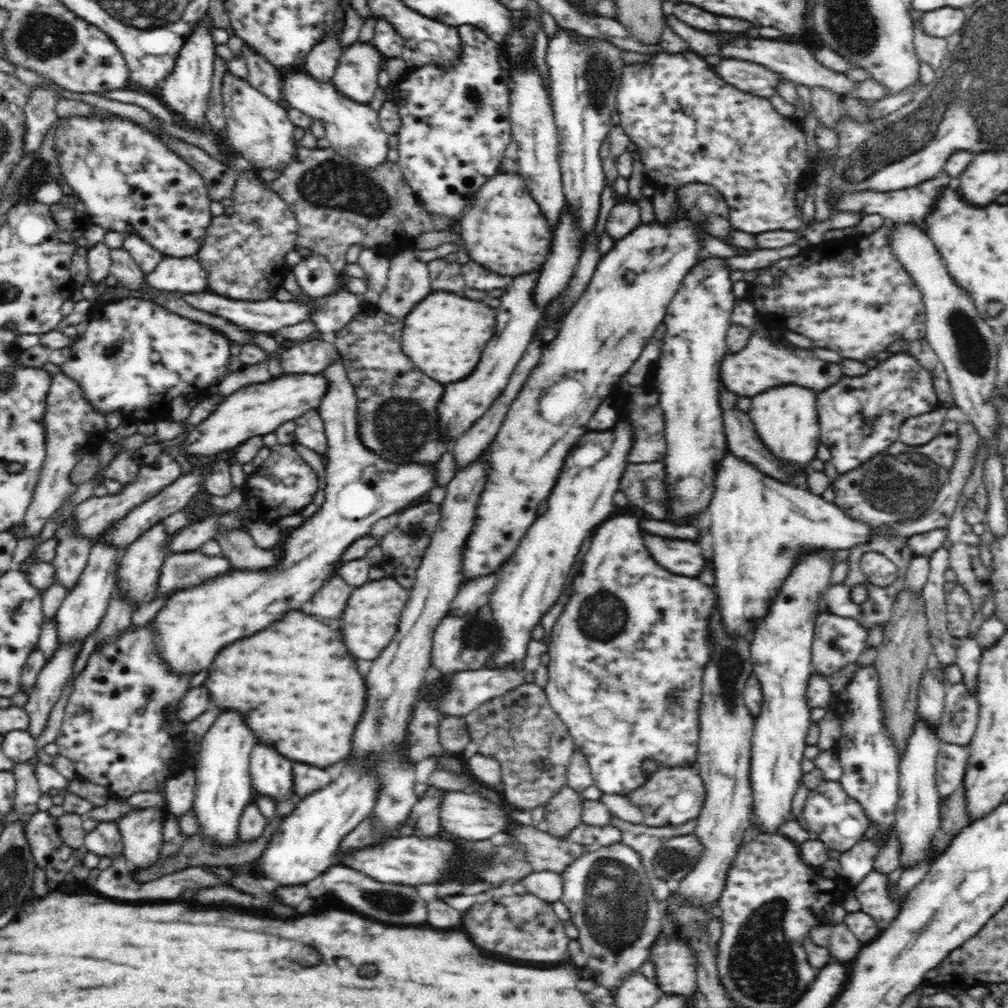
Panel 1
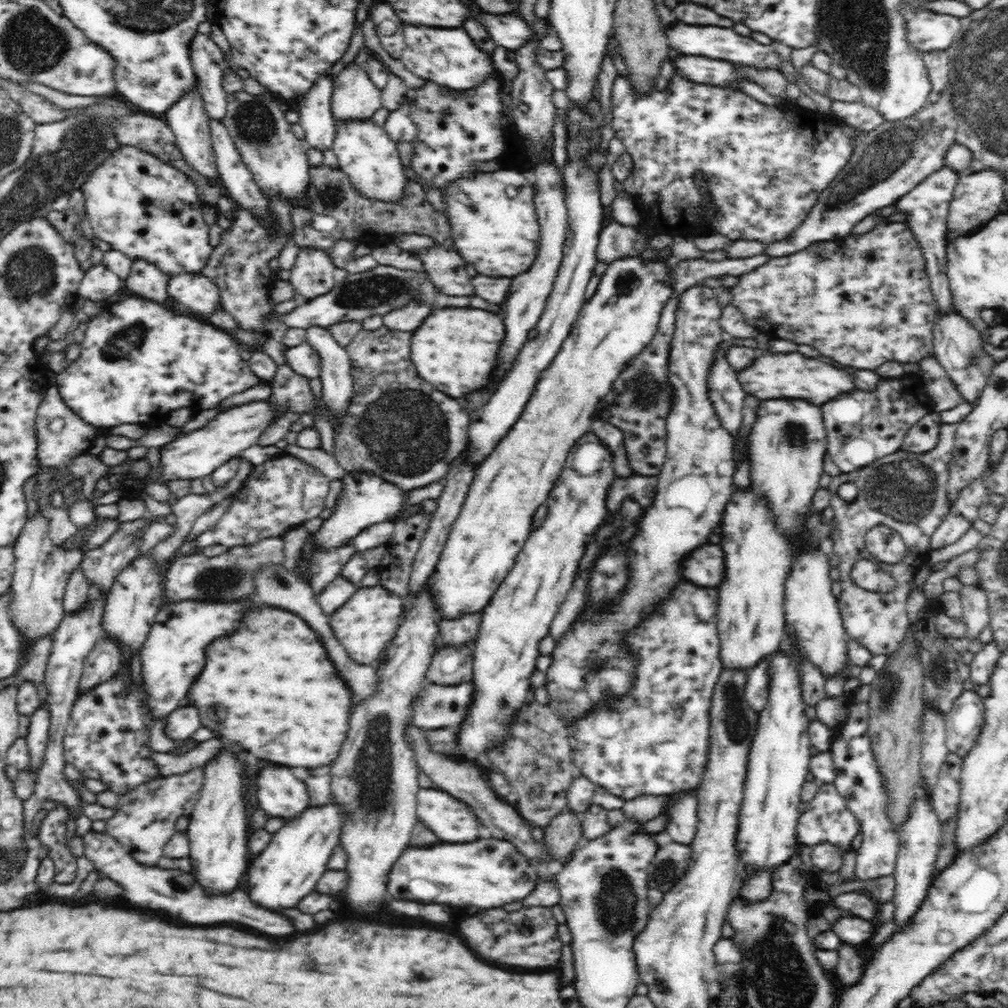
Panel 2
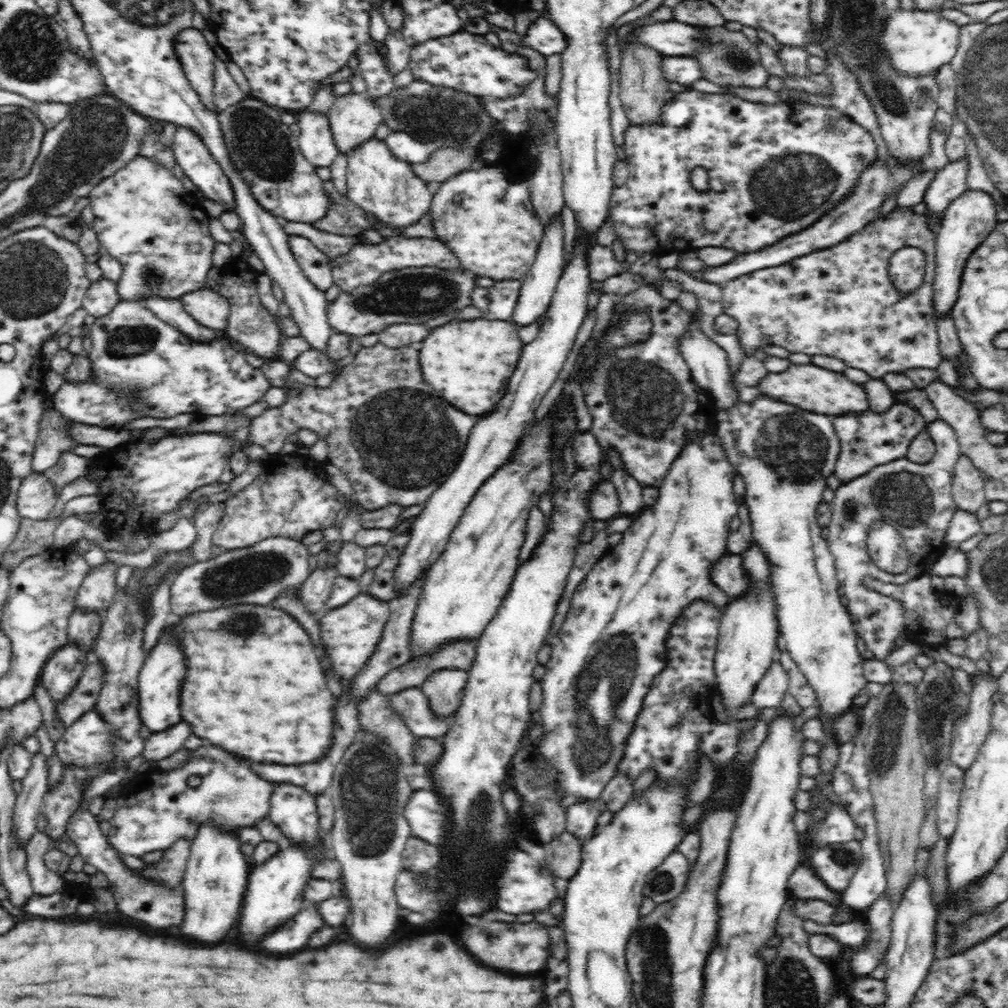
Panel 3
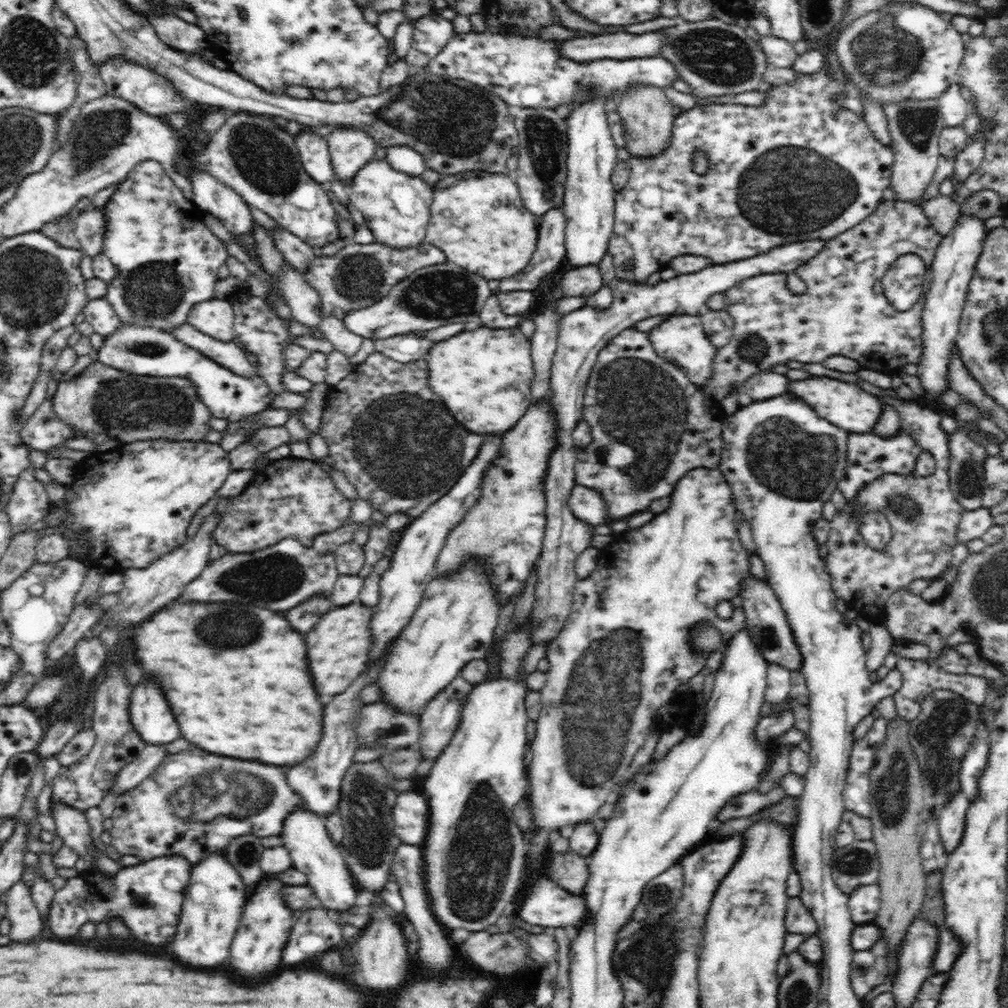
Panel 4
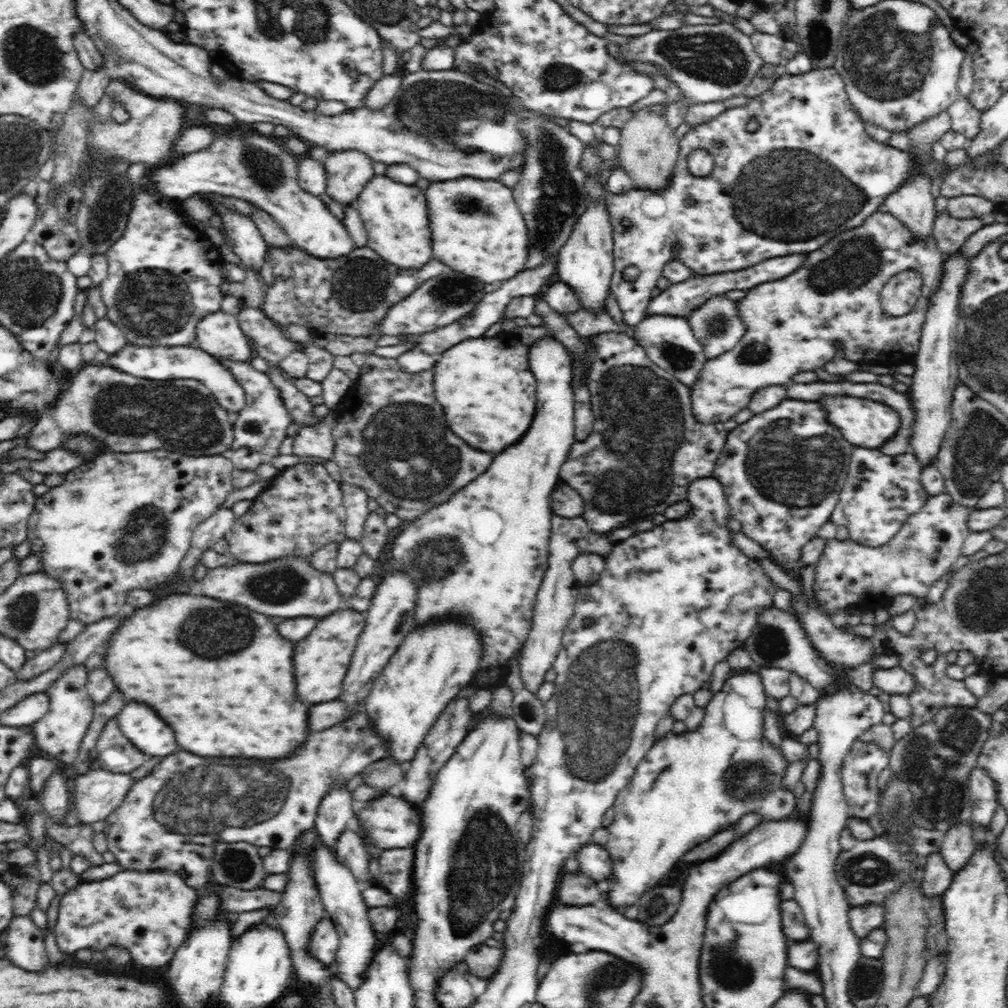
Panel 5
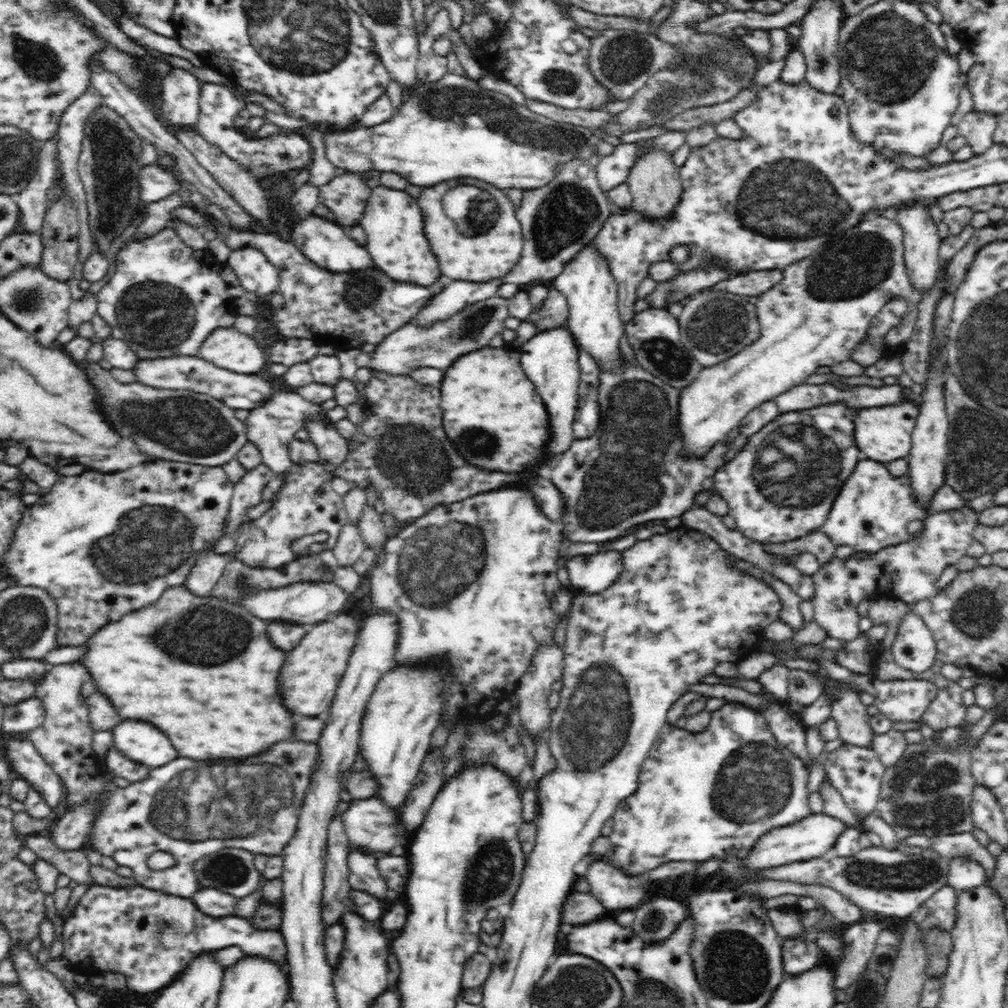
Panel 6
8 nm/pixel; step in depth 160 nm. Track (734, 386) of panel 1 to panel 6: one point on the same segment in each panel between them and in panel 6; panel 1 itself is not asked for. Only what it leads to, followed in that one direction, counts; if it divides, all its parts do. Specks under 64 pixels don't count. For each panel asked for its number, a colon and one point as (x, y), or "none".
2: (776, 375)
3: (813, 388)
4: (842, 404)
5: (864, 423)
6: (883, 434)

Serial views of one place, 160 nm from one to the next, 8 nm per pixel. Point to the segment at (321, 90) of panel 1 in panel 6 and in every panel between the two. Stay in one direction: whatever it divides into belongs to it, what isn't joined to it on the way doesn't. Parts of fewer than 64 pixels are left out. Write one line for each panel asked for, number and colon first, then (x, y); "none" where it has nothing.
2: (366, 153)
3: (381, 184)
4: (396, 207)
5: (395, 215)
6: (393, 224)

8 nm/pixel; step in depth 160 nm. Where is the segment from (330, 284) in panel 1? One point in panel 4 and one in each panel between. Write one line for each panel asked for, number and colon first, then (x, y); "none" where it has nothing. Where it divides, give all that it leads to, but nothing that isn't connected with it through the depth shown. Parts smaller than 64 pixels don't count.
2: (312, 275)
3: (316, 266)
4: (297, 253)

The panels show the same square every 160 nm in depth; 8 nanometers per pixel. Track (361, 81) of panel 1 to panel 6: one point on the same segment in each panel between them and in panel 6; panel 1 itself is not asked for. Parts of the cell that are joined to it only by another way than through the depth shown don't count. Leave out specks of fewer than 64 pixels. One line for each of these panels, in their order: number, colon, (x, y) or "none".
2: (355, 98)
3: (354, 118)
4: (350, 149)
5: (348, 172)
6: (346, 196)

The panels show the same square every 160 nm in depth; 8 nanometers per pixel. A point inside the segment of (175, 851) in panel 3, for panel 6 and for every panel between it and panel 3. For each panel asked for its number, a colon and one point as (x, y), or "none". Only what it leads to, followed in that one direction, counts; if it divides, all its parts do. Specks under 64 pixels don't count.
4: (147, 897)
5: (149, 913)
6: (149, 936)

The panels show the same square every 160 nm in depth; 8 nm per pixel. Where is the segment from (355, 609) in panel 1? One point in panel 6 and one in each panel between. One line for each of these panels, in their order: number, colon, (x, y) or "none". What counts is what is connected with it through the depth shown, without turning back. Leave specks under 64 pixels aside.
2: (365, 625)
3: (351, 633)
4: (337, 652)
5: (321, 662)
6: (312, 671)

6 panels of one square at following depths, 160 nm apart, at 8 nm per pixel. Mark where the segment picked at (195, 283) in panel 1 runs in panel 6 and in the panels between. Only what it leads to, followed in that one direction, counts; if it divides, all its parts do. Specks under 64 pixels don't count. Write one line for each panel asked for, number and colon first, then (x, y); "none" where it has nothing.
2: (197, 292)
3: (209, 308)
4: (215, 318)
5: (219, 334)
6: (226, 348)

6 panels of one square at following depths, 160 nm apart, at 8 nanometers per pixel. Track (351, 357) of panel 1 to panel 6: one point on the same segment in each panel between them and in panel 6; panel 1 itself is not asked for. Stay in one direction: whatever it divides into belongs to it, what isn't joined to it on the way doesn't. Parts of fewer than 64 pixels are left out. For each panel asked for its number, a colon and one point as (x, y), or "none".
2: (399, 428)
3: (397, 440)
4: (387, 431)
5: (390, 438)
6: (400, 449)

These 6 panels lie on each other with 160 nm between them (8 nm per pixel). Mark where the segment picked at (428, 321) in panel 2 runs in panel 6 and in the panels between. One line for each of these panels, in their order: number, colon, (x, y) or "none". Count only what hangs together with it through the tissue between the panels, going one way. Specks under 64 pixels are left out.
3: (470, 362)
4: (484, 377)
5: (488, 392)
6: (492, 413)

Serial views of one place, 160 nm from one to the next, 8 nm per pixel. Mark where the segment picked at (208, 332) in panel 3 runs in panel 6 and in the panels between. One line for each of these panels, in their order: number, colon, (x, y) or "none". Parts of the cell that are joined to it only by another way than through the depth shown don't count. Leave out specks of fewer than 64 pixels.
4: (231, 355)
5: (261, 425)
6: (271, 426)

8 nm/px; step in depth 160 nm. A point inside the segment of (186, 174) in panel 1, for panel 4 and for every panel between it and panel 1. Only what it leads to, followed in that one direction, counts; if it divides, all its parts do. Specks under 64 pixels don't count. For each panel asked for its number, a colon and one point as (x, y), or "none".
2: (148, 210)
3: (144, 217)
4: (167, 260)

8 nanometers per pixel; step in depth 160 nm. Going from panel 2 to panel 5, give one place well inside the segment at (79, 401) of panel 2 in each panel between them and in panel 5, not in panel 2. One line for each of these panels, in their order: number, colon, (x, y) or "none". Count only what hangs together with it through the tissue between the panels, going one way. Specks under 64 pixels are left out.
3: (137, 359)
4: (145, 351)
5: (149, 362)

